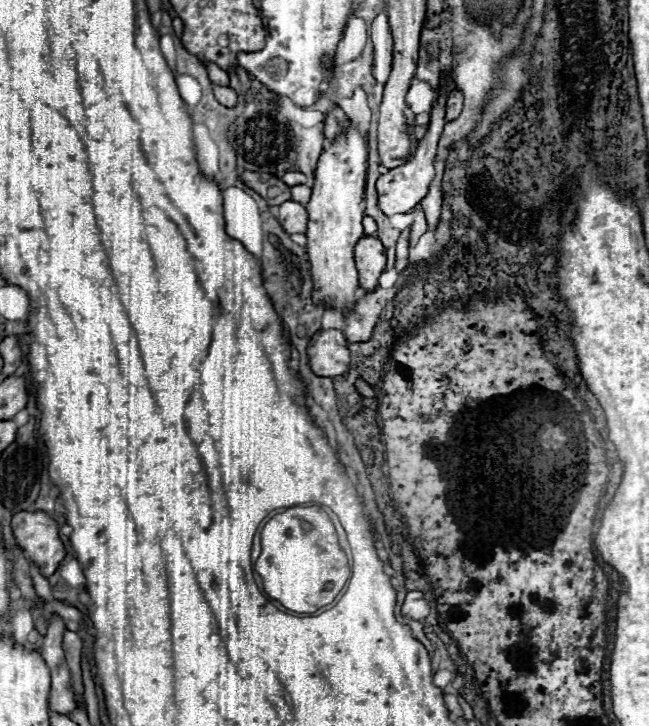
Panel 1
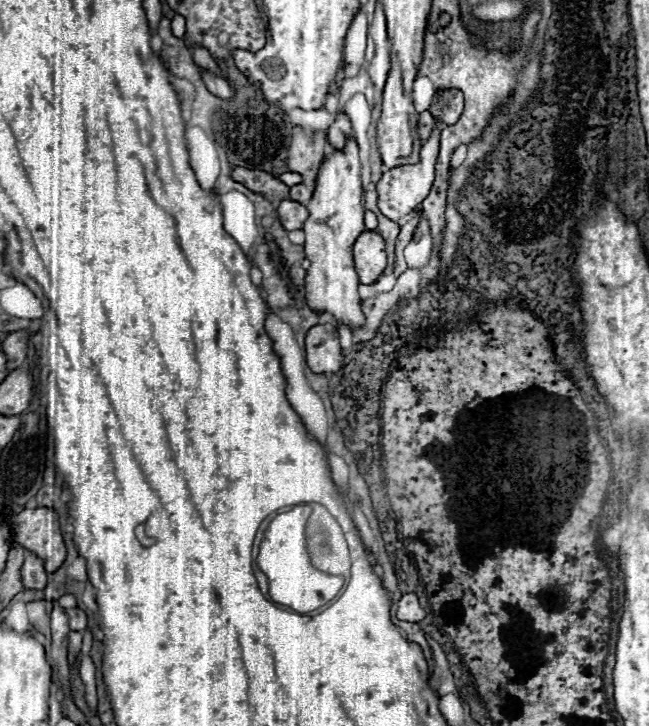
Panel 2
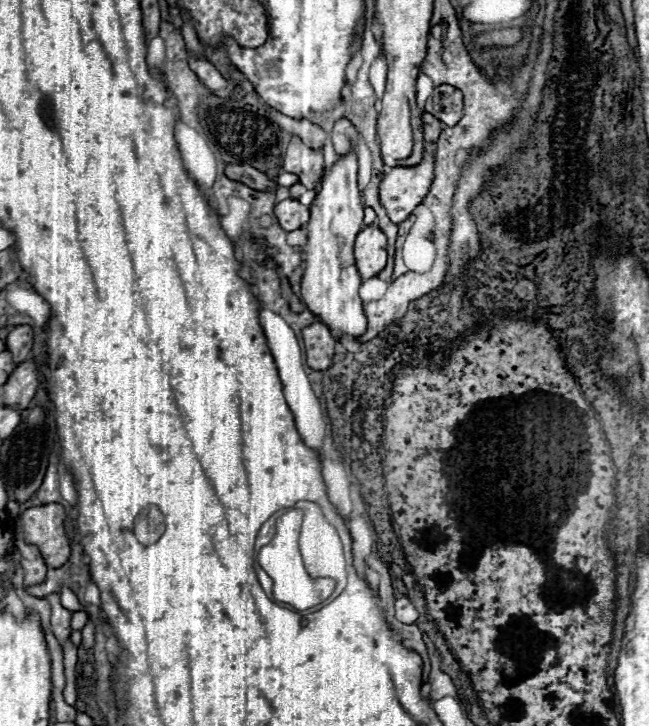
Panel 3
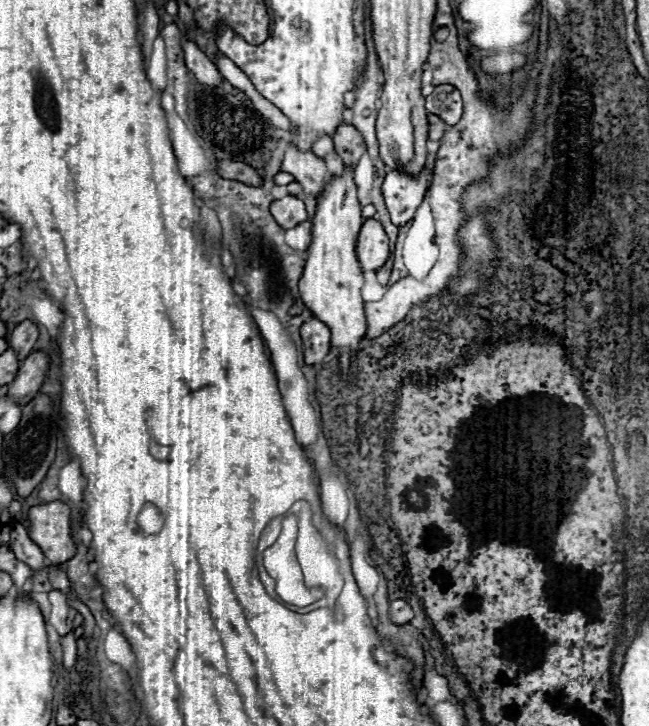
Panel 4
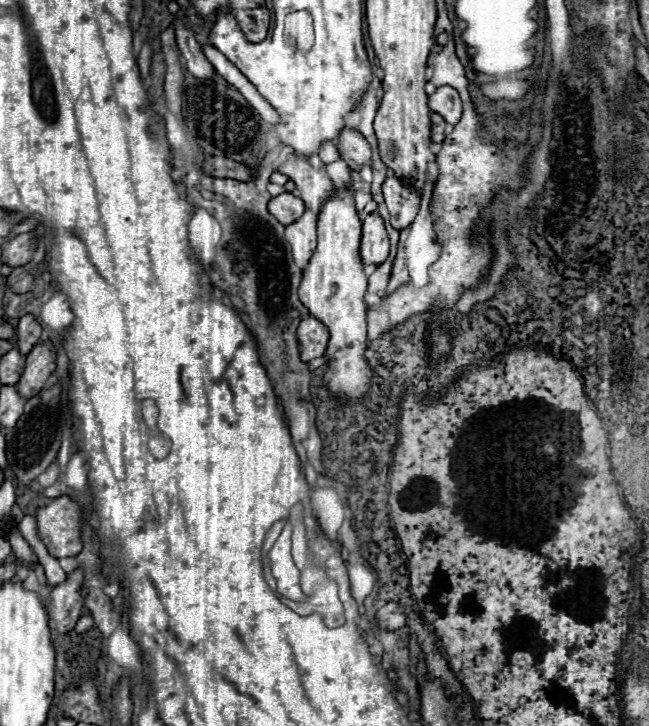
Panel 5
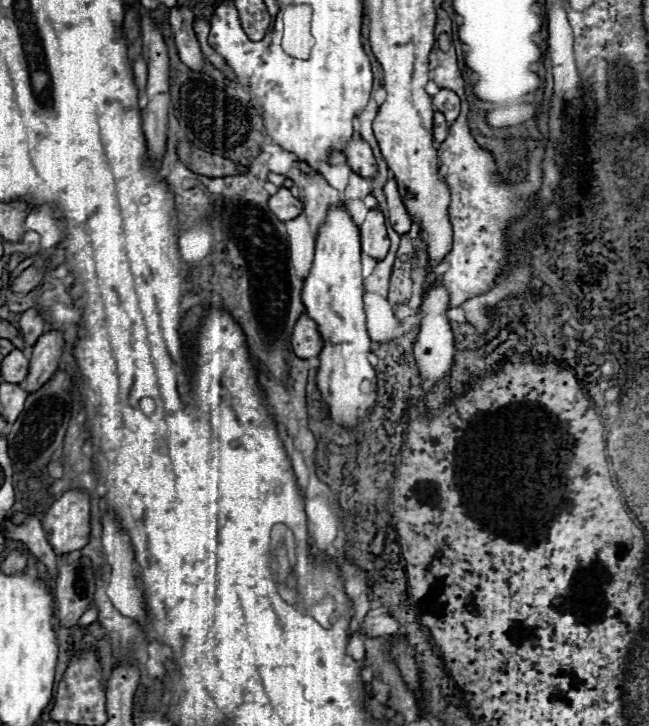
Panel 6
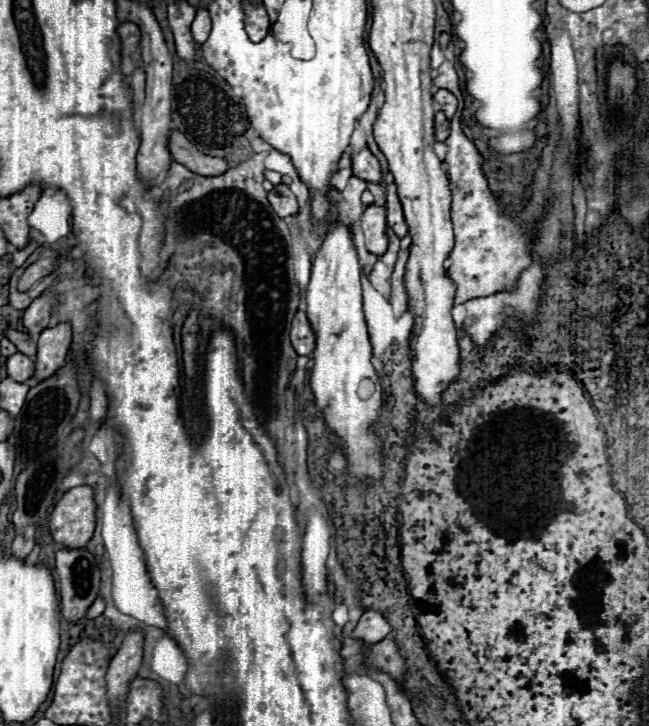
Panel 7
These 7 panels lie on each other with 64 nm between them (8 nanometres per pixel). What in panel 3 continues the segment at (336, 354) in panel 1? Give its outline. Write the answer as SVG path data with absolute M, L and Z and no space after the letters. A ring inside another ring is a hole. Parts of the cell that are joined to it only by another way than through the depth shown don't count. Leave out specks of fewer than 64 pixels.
M314 322L306 330L302 330L302 336L308 366L312 370L328 370L332 366L336 346L336 338L330 334L330 328L322 322Z

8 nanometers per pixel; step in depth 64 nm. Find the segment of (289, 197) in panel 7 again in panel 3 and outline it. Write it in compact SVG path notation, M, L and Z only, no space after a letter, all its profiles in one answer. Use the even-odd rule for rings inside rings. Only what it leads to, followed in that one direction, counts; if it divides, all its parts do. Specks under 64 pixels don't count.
M292 198L278 202L274 208L274 214L276 214L280 226L288 232L302 228L308 222L308 208L304 204L300 204L298 200L292 200Z

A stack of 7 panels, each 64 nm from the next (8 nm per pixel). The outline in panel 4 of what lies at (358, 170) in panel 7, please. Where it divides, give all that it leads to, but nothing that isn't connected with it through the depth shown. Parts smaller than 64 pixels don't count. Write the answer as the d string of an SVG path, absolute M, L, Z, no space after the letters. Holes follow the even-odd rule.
M340 124L336 128L336 132L332 134L332 140L334 140L334 148L336 148L336 154L346 162L346 164L356 164L360 160L358 156L358 138L360 138L360 156L362 152L366 150L364 146L364 140L362 136L358 134L358 130L352 126L352 124Z

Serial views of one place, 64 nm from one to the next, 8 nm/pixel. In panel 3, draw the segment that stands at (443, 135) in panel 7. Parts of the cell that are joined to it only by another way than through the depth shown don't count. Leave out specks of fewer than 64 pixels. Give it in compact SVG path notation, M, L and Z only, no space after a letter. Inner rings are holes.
M428 112L422 114L422 122L424 122L424 140L426 142L436 142L444 124L438 118L434 118L432 114L428 114Z

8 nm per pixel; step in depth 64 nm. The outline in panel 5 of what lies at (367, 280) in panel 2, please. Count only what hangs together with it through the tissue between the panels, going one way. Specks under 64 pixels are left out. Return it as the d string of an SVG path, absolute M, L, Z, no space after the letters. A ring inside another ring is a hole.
M376 214L366 216L362 224L360 256L364 264L376 264L376 266L388 258L388 234L384 228L384 220Z

